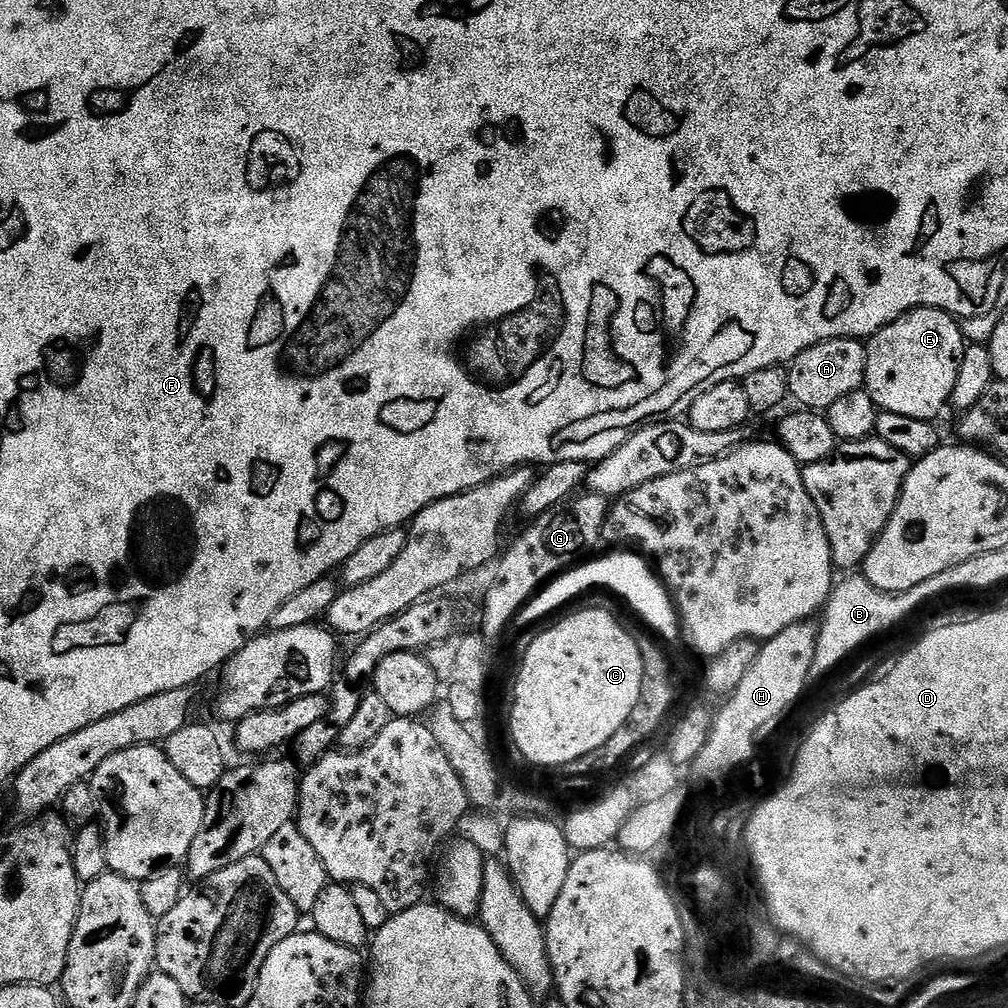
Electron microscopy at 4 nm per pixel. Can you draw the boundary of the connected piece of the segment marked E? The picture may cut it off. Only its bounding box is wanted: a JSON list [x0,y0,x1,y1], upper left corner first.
[864,308,966,421]

